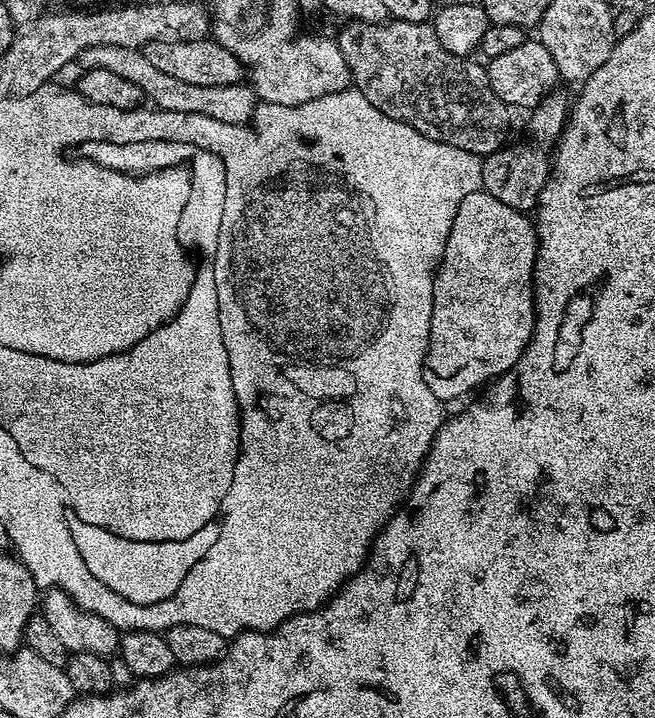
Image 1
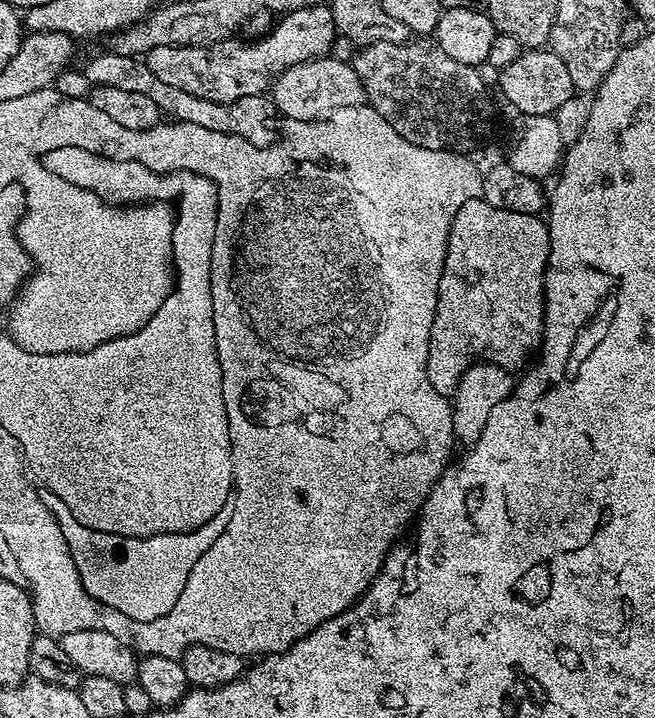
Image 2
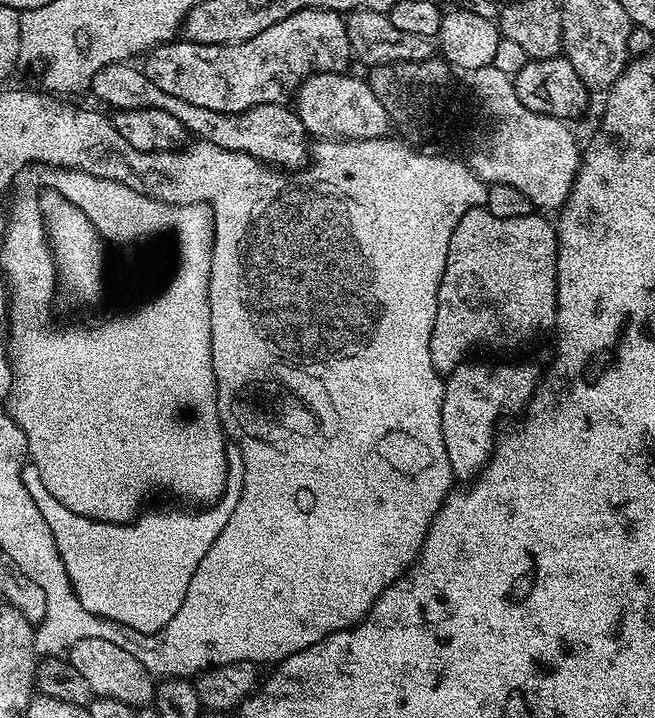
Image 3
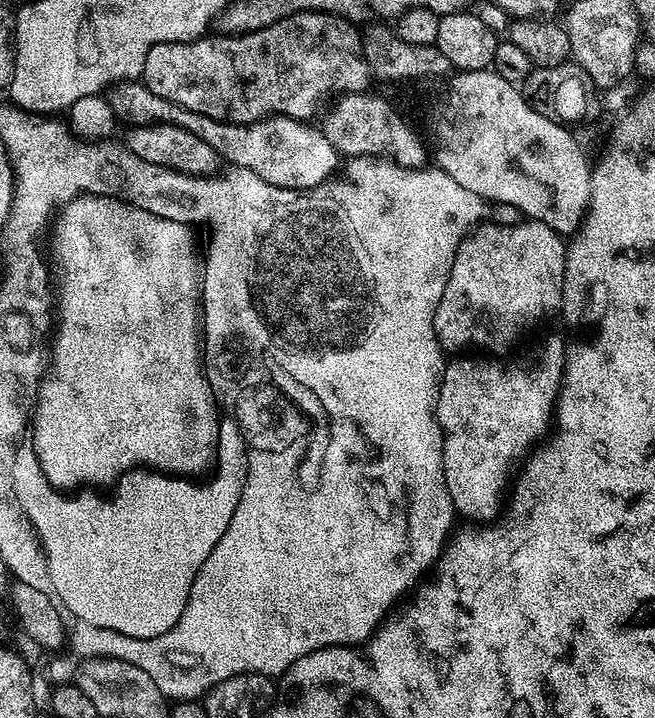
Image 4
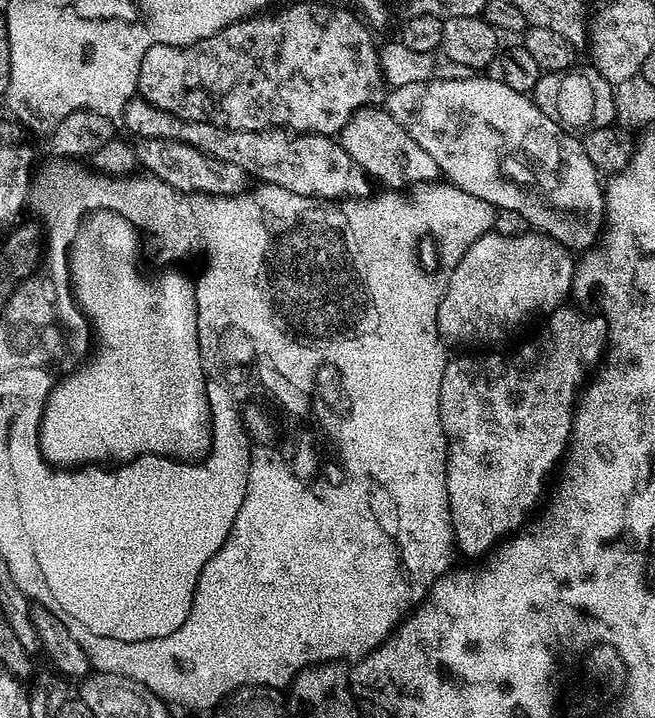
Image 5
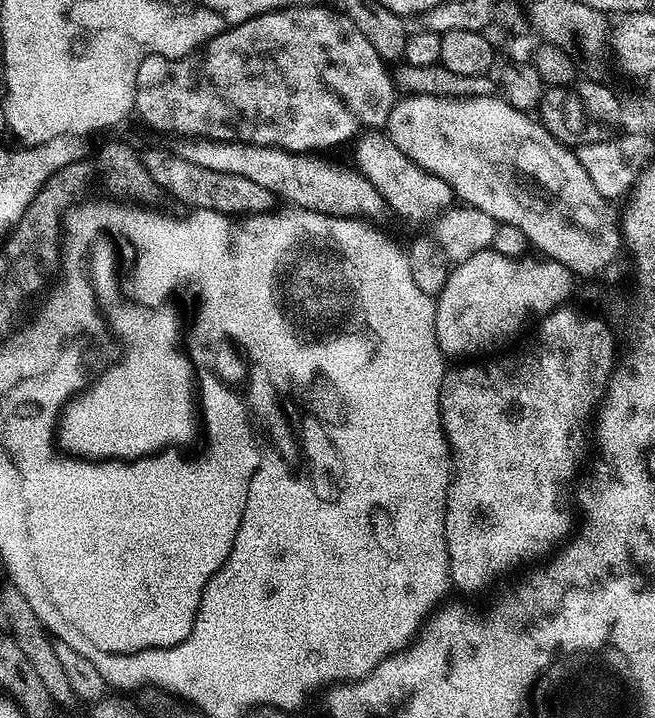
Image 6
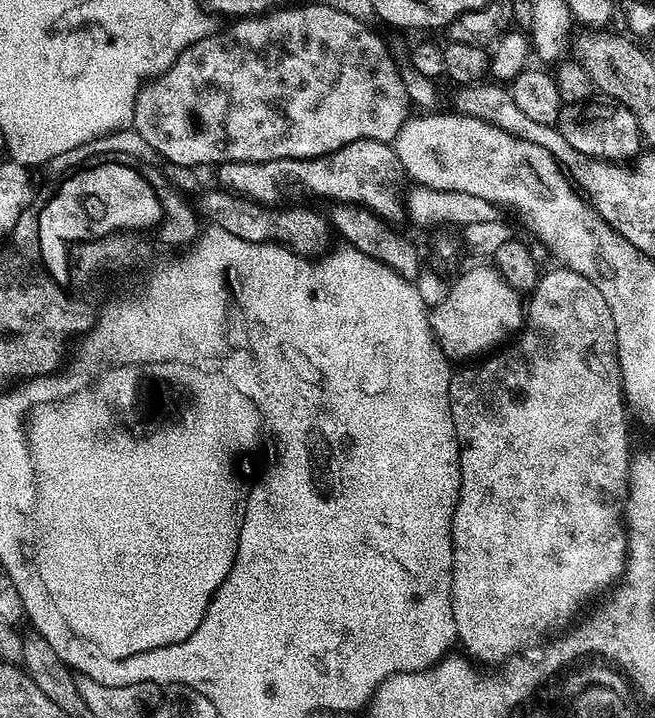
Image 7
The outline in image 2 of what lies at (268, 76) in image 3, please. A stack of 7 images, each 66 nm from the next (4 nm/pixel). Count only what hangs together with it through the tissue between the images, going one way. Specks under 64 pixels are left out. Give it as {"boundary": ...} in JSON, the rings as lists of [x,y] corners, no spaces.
{"boundary":[[[324,2],[285,12],[277,20],[280,21],[261,40],[252,40],[249,44],[233,38],[210,46],[154,46],[154,50],[146,53],[148,69],[162,82],[187,90],[198,98],[210,98],[212,102],[229,104],[238,98],[263,96],[280,73],[295,64],[329,55],[333,51],[332,43],[338,39],[334,14]]]}

